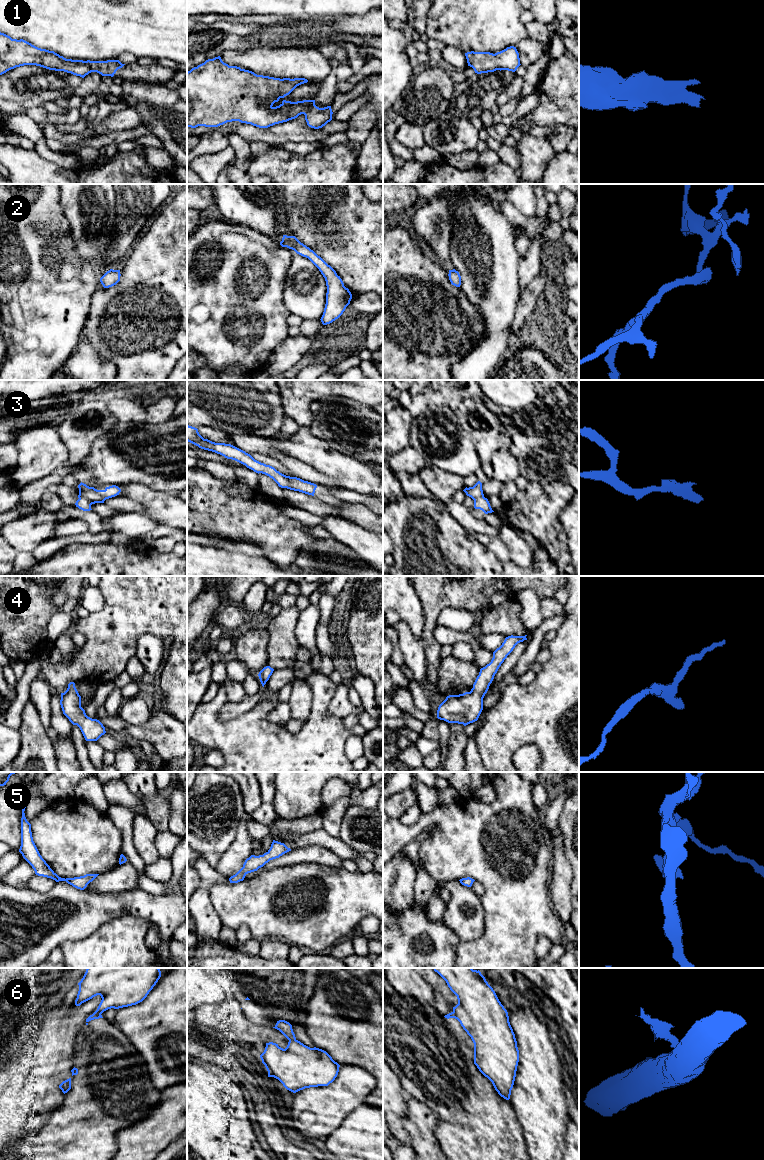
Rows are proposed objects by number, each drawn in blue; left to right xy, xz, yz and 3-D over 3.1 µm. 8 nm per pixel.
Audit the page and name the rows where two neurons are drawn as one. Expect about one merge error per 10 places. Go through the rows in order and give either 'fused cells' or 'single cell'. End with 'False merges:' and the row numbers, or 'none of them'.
1: single cell
2: single cell
3: single cell
4: single cell
5: single cell
6: fused cells
False merges: 6

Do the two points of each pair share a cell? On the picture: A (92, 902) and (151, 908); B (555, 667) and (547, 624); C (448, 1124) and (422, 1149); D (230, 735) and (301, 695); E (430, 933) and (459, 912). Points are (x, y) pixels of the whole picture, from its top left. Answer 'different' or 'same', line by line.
A: same
B: different
C: different
D: different
E: different

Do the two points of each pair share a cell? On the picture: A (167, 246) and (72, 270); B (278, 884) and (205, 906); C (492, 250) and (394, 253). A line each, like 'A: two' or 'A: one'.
A: two
B: two
C: two

